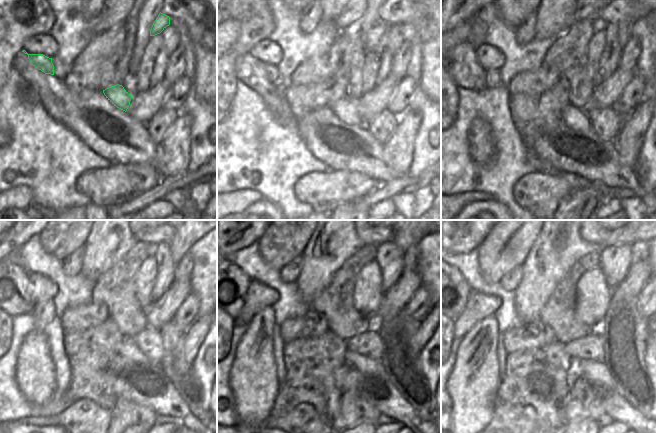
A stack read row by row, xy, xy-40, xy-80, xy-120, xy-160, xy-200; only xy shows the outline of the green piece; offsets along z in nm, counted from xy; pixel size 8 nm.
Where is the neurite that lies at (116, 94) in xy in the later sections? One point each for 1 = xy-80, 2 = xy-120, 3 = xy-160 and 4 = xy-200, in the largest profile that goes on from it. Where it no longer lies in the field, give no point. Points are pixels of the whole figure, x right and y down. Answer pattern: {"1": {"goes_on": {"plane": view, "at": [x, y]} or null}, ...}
{"1": {"goes_on": {"plane": "xy-80", "at": [575, 118]}}, "2": {"goes_on": {"plane": "xy-120", "at": [128, 349]}}, "3": {"goes_on": {"plane": "xy-160", "at": [368, 366]}}, "4": {"goes_on": {"plane": "xy-200", "at": [594, 369]}}}

